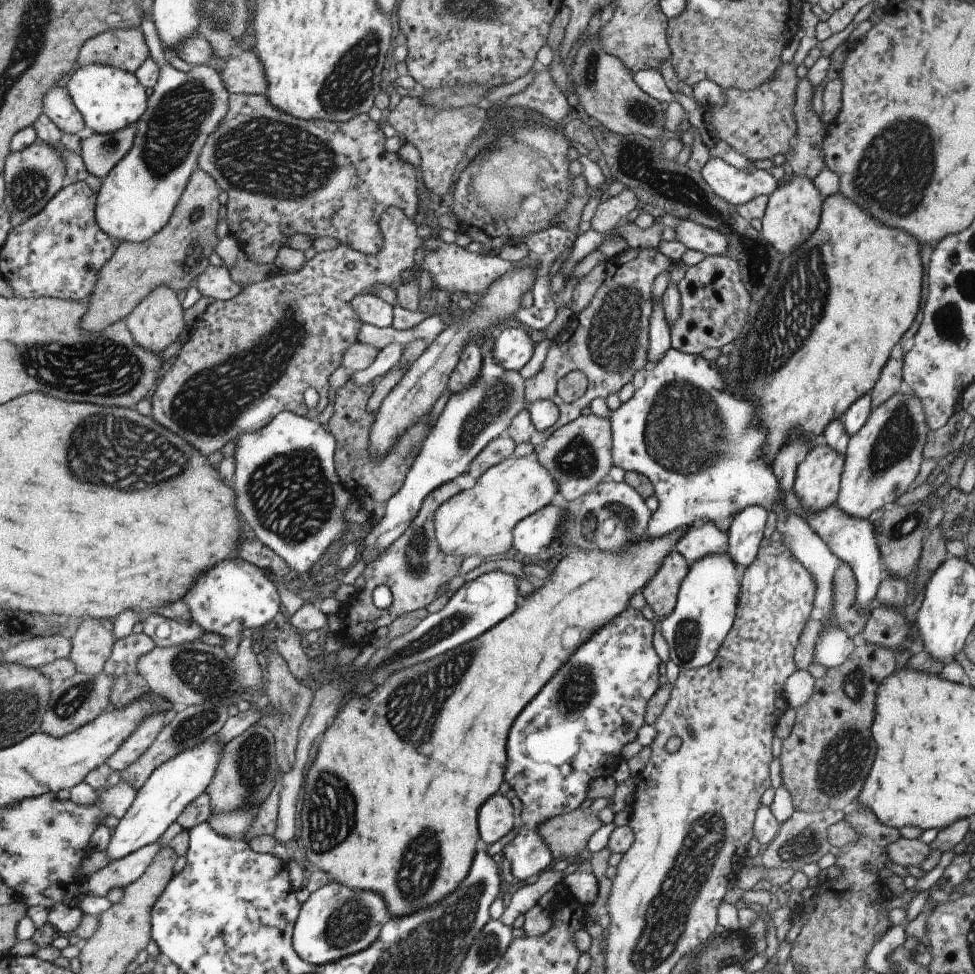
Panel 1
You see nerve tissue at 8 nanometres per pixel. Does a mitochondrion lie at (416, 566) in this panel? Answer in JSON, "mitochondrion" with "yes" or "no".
{"mitochondrion":"yes"}

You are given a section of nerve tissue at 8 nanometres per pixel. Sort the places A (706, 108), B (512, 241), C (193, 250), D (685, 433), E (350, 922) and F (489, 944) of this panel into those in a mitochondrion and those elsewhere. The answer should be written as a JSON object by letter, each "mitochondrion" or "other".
{"A":"other","B":"other","C":"mitochondrion","D":"mitochondrion","E":"mitochondrion","F":"mitochondrion"}

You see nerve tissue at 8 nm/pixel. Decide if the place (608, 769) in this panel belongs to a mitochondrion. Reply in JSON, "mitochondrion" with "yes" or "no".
{"mitochondrion":"no"}

